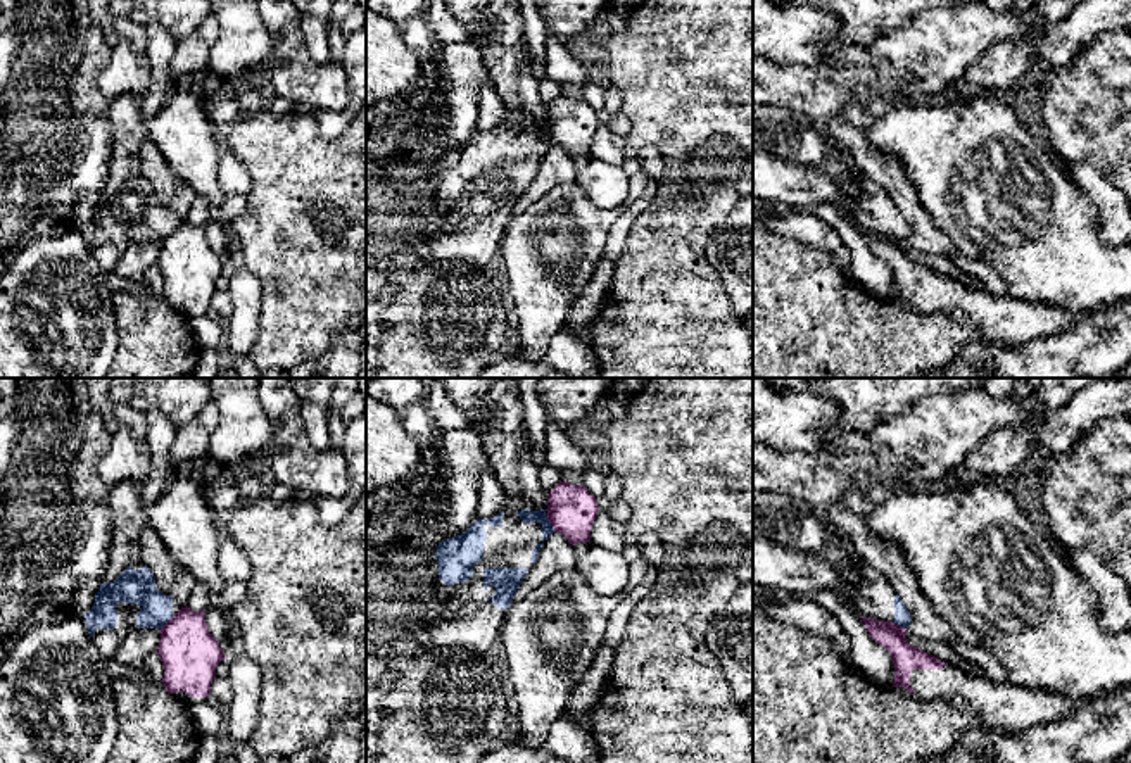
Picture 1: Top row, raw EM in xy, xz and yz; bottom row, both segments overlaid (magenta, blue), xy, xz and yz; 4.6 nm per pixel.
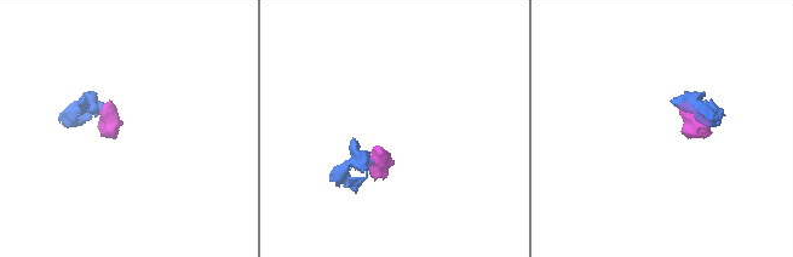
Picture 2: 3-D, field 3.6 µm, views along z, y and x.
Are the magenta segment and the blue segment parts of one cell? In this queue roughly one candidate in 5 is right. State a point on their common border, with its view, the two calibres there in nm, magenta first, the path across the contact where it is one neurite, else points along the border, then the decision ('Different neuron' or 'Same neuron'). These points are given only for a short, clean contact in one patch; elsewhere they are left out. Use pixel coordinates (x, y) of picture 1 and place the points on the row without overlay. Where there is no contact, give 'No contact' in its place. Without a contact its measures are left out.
Touches magenta at xz (551, 137). Thickness 220 nm (magenta) against 60 nm. Boundary: xz (546, 130), (555, 144). Different neuron

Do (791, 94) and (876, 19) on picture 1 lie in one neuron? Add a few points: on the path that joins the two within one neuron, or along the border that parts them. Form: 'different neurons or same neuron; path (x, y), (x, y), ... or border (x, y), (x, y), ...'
different neurons; border (886, 31), (867, 47), (840, 44)

